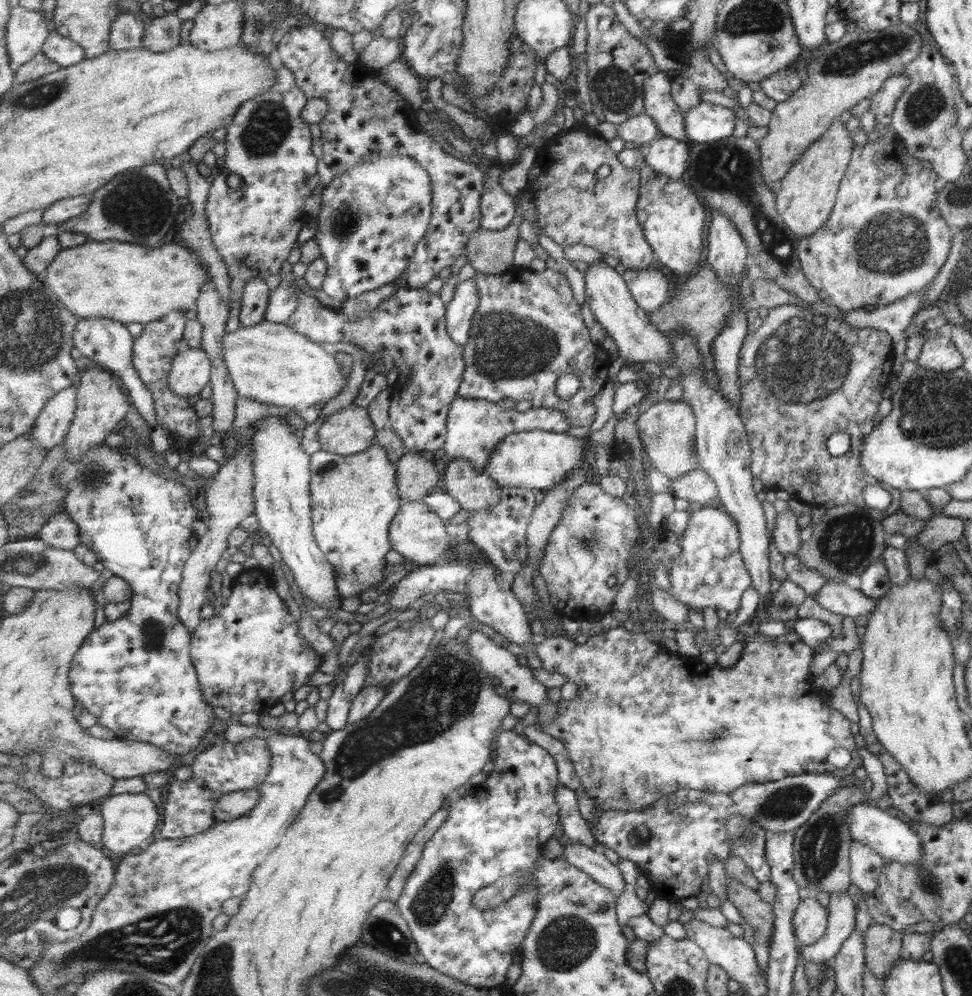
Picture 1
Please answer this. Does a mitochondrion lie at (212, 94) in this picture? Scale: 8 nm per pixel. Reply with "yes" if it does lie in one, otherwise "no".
no

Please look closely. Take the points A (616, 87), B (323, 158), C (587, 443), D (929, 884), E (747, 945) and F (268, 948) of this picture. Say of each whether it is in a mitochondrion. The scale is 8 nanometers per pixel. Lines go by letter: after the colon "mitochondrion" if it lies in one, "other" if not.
A: mitochondrion
B: other
C: other
D: mitochondrion
E: other
F: other

